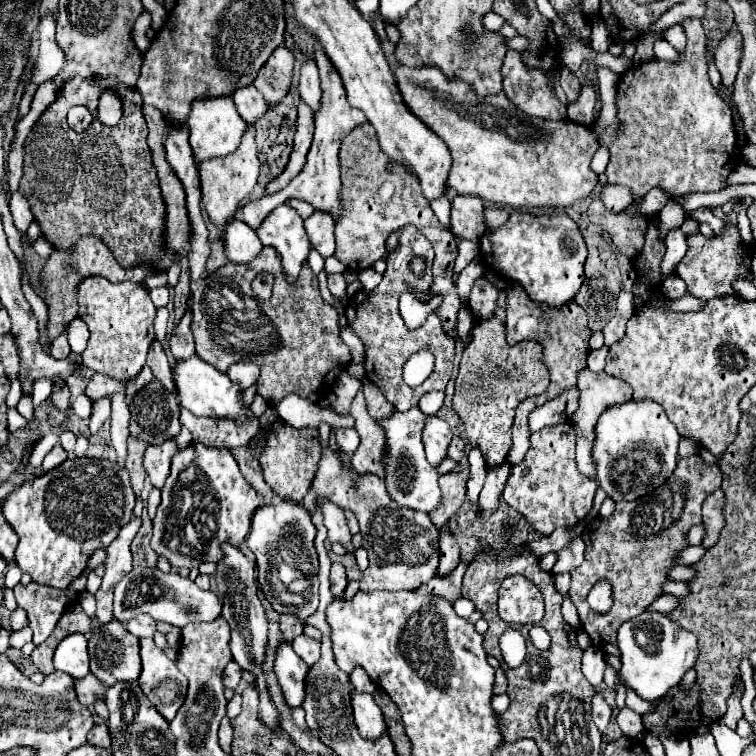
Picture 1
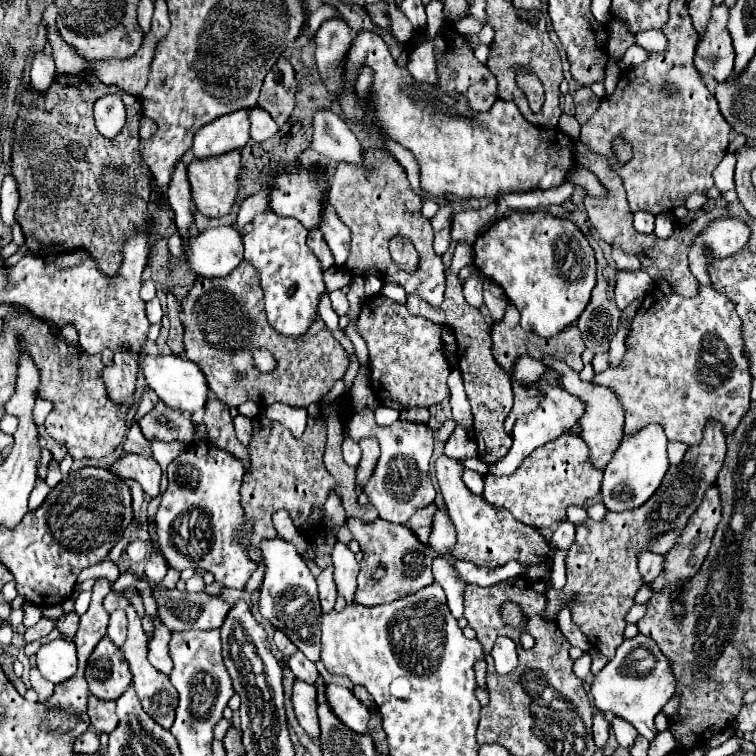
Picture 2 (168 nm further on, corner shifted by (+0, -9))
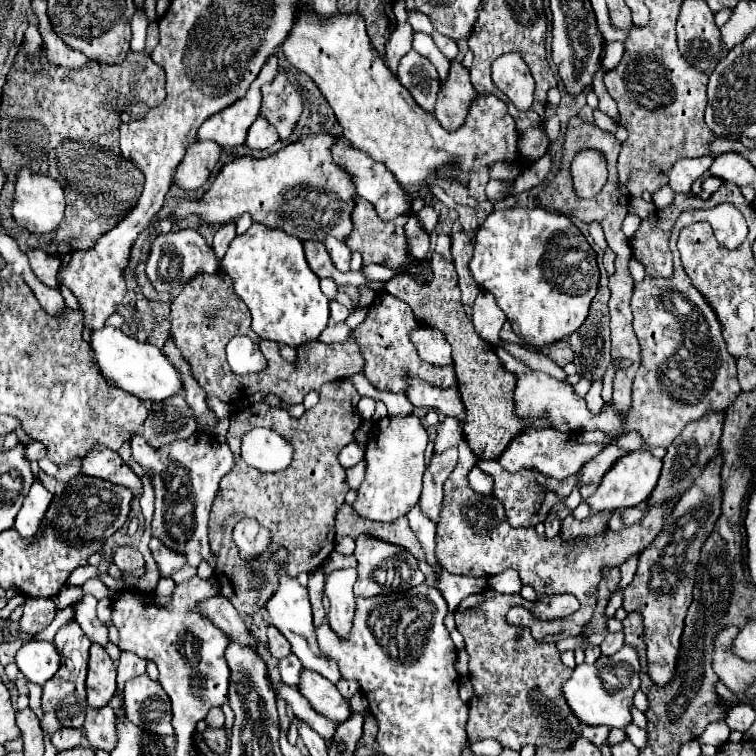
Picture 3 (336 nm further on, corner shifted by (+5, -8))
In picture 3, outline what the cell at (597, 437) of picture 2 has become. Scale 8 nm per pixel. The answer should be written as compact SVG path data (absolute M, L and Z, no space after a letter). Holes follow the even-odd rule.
M499 341L497 347L501 347L503 351L507 351L509 355L513 355L515 359L523 361L523 363L525 363L529 369L533 369L533 371L547 373L547 375L551 375L551 377L555 377L555 379L559 379L559 381L563 381L563 379L567 377L567 375L563 373L563 369L561 369L555 361L547 359L545 355L541 355L541 353L537 353L537 351L533 351L533 349L527 349L527 347L521 347L521 345L513 345L513 343L503 343L503 341Z

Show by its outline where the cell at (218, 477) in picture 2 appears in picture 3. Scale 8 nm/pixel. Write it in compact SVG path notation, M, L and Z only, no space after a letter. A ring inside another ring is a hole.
M197 431L189 439L153 449L141 435L135 435L131 439L131 453L145 475L149 475L155 489L151 533L173 551L199 551L211 565L215 565L215 557L211 557L207 543L207 521L215 489L219 489L221 477L233 467L233 455L227 443L219 443L213 435L207 437L207 433Z

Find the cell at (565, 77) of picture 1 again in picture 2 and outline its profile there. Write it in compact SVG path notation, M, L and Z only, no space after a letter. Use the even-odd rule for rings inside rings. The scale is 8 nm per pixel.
M562 114L562 116L560 116L560 122L558 122L558 128L560 128L562 132L568 132L568 134L572 136L572 140L578 140L580 124L578 124L578 120L576 120L574 116L570 116L570 114Z

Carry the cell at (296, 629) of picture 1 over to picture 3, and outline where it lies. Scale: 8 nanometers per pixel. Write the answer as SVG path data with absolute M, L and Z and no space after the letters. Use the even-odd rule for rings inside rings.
M269 625L269 629L267 629L267 637L269 637L269 651L271 651L273 657L283 659L283 657L287 657L291 653L289 641L273 625Z

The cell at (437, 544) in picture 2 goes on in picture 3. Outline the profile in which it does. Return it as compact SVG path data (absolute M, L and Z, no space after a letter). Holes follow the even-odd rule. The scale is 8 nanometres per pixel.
M451 447L443 453L433 453L431 461L423 475L423 489L421 489L421 509L431 519L439 519L439 507L443 501L443 483L451 475L457 463L457 447Z

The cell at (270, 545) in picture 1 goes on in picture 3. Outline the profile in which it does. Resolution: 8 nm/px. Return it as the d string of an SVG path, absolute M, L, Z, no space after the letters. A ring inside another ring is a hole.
M281 571L281 579L279 579L279 589L277 593L269 599L269 603L265 605L271 625L277 627L285 639L291 643L291 651L299 657L301 665L305 669L311 669L319 675L323 675L325 679L329 679L331 683L341 681L341 673L339 667L333 659L329 659L325 653L321 653L319 645L317 645L317 637L315 637L315 625L313 625L313 617L311 617L311 605L309 605L309 595L307 589L299 585L297 579L291 579L285 575L285 571Z

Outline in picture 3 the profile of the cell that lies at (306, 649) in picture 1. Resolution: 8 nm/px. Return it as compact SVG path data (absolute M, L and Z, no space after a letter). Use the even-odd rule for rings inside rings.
M293 653L279 661L281 681L283 681L283 683L287 683L287 685L291 685L291 687L293 687L295 683L299 683L299 671L301 671L301 669L303 669L303 667L301 667L299 659L297 659Z

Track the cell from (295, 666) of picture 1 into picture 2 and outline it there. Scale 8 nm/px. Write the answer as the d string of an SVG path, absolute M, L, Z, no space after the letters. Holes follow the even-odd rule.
M294 680L292 706L306 734L312 738L318 738L320 730L318 730L318 716L316 716L316 688L302 680Z

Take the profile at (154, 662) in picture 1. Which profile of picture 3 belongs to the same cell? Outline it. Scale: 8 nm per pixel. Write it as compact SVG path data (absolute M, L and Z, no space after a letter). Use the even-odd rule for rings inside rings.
M147 675L125 683L125 711L133 725L155 735L173 735L171 701L163 687Z

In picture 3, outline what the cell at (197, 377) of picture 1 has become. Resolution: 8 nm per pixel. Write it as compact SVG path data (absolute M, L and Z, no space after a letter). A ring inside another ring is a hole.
M103 327L97 331L91 331L89 341L91 353L93 353L93 365L97 365L101 377L105 381L111 381L117 389L131 393L139 399L149 401L163 401L175 393L181 393L181 375L179 371L167 361L167 357L151 343L137 341L135 337L125 335L121 329L115 327Z

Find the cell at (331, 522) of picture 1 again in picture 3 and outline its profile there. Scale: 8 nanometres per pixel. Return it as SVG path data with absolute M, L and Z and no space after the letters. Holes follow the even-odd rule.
M337 569L325 579L325 595L331 601L327 613L327 623L339 639L347 639L353 627L355 613L355 595L353 583L357 579L357 569Z

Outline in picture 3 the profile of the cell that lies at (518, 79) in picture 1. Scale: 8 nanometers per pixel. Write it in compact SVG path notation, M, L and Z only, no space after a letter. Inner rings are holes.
M515 53L501 55L499 59L493 61L491 75L493 75L495 87L501 93L505 93L517 109L525 111L527 107L531 107L535 83L521 55L515 55Z

